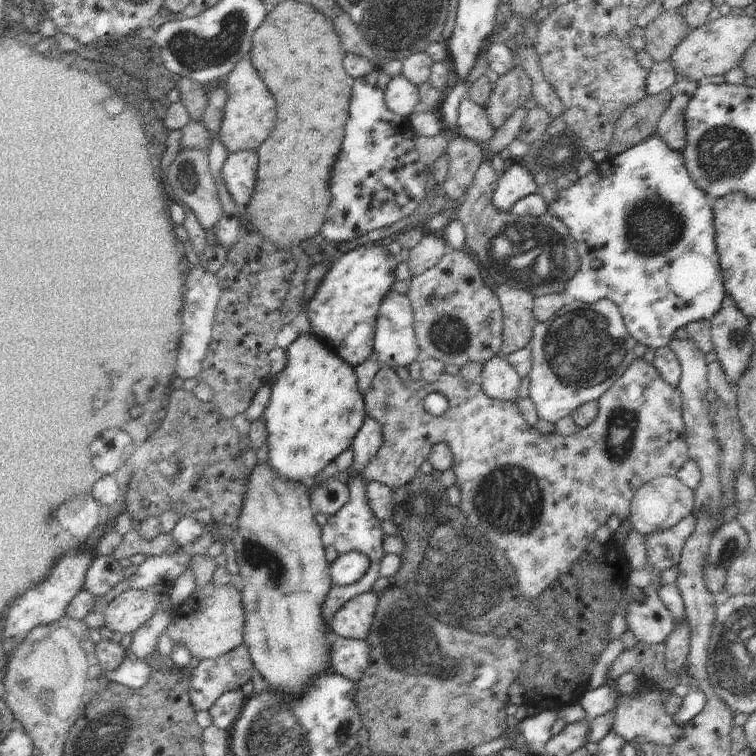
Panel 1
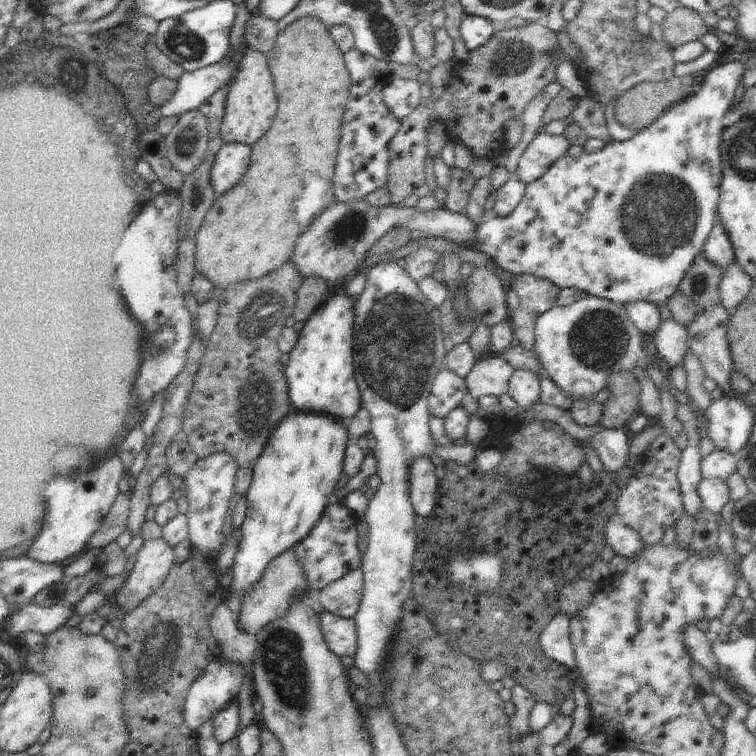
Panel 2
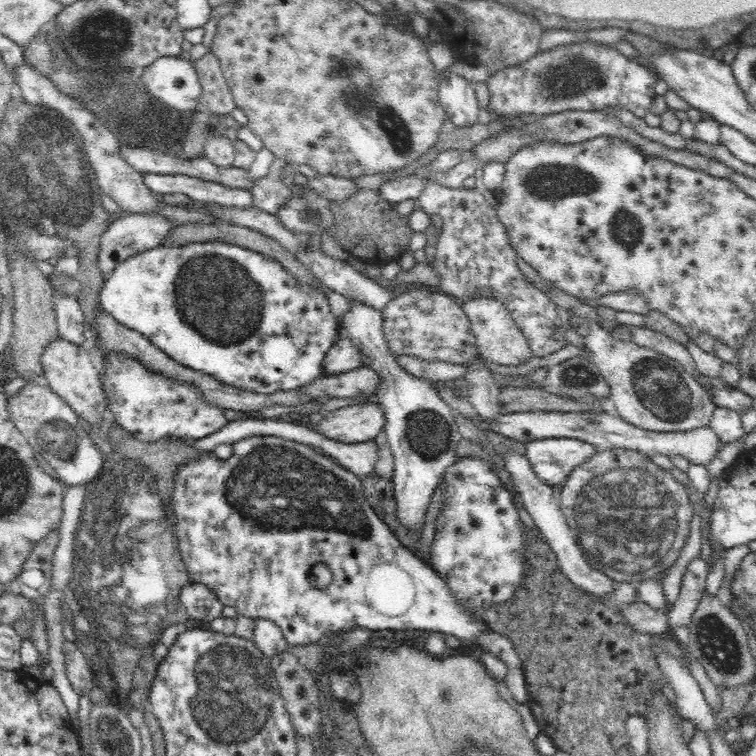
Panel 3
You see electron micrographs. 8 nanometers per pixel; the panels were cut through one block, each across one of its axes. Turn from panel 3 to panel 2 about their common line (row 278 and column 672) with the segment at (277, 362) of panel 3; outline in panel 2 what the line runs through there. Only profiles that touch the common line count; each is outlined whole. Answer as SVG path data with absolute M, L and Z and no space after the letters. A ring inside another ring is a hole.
M728 62L728 64L716 64L706 76L696 94L684 98L674 108L665 111L654 124L636 134L634 138L626 141L614 141L607 144L595 153L583 153L579 158L566 155L546 170L537 180L528 184L524 197L516 209L506 218L487 218L476 228L474 242L461 244L462 248L472 248L489 256L499 266L499 269L508 271L514 275L533 275L554 282L560 289L567 287L582 290L588 295L601 297L616 304L624 305L626 302L638 302L648 300L656 306L664 306L672 298L674 292L678 291L688 268L696 260L696 256L704 249L706 238L714 228L714 220L717 218L719 187L722 183L722 158L720 154L720 142L724 126L722 120L729 111L732 101L735 99L736 88L742 86L744 76L744 64L742 62Z

